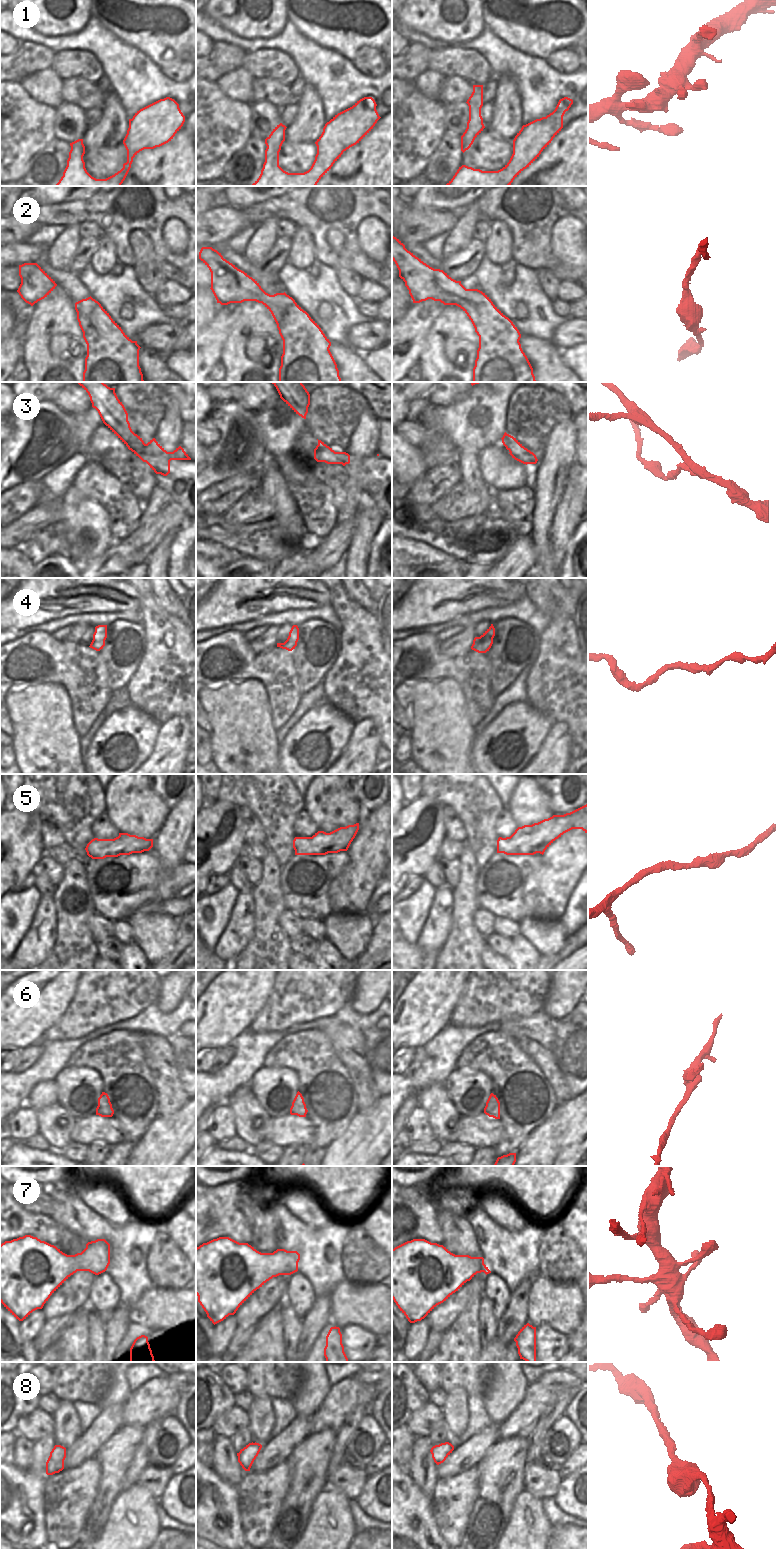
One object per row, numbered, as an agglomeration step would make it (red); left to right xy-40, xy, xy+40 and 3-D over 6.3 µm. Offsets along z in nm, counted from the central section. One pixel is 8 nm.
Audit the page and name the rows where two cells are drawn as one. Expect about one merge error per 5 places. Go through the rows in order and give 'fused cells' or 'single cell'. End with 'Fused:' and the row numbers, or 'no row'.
1: single cell
2: single cell
3: fused cells
4: single cell
5: single cell
6: single cell
7: single cell
8: single cell
Fused: 3

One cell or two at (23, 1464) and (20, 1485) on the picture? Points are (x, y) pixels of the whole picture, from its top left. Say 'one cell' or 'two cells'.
two cells

